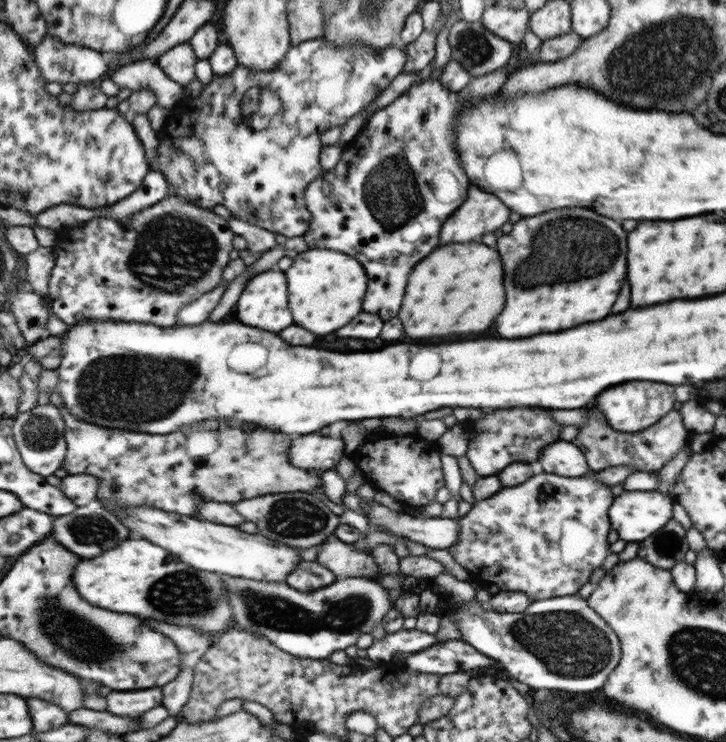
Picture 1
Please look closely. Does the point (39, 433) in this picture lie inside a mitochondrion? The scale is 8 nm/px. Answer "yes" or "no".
yes

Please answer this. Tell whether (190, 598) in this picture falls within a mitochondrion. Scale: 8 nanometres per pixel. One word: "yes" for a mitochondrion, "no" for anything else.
yes

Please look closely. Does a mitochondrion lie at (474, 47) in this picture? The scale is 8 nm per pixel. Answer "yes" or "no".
yes

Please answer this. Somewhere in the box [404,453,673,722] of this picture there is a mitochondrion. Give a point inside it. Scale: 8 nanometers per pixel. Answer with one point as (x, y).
(570, 645)

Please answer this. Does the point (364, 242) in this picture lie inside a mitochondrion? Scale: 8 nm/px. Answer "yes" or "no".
no

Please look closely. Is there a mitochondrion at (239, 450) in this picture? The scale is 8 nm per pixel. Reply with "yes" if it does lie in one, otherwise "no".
yes

